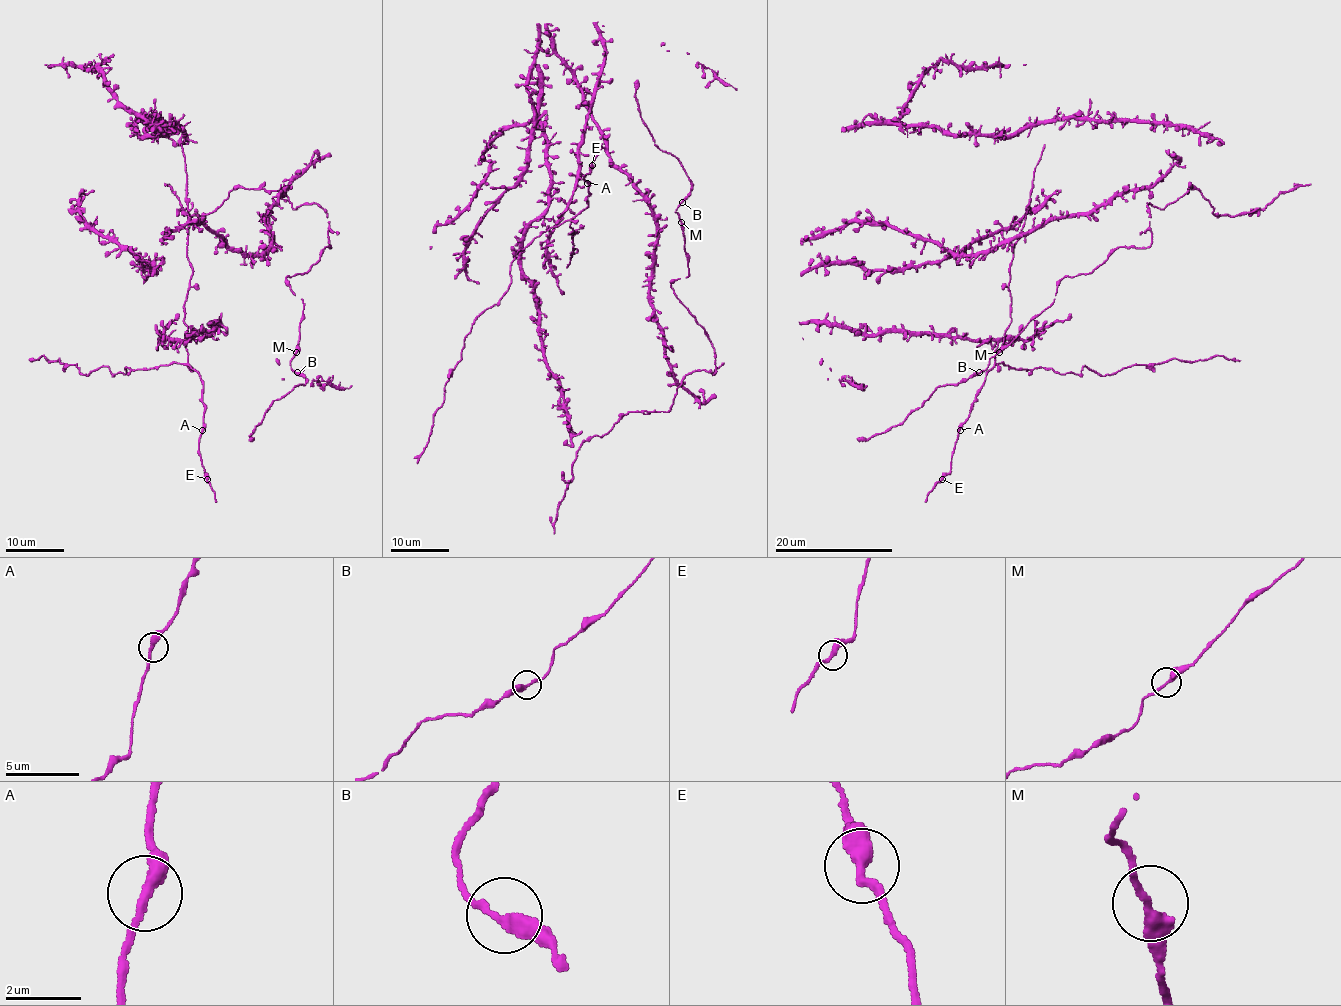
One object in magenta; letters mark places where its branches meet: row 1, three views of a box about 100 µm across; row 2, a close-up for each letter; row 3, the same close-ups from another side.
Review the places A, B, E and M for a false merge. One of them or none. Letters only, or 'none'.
none

